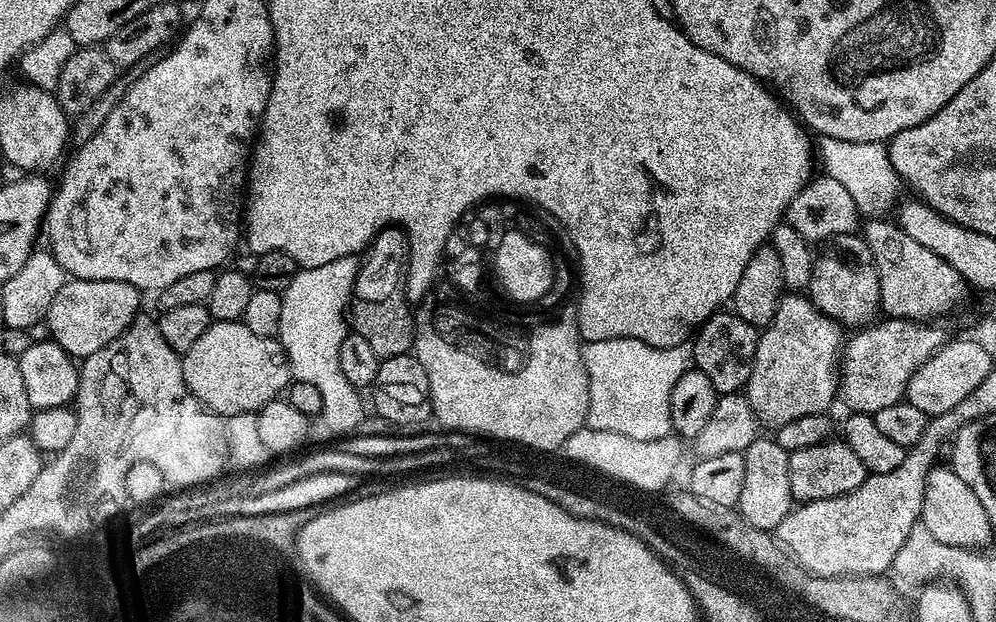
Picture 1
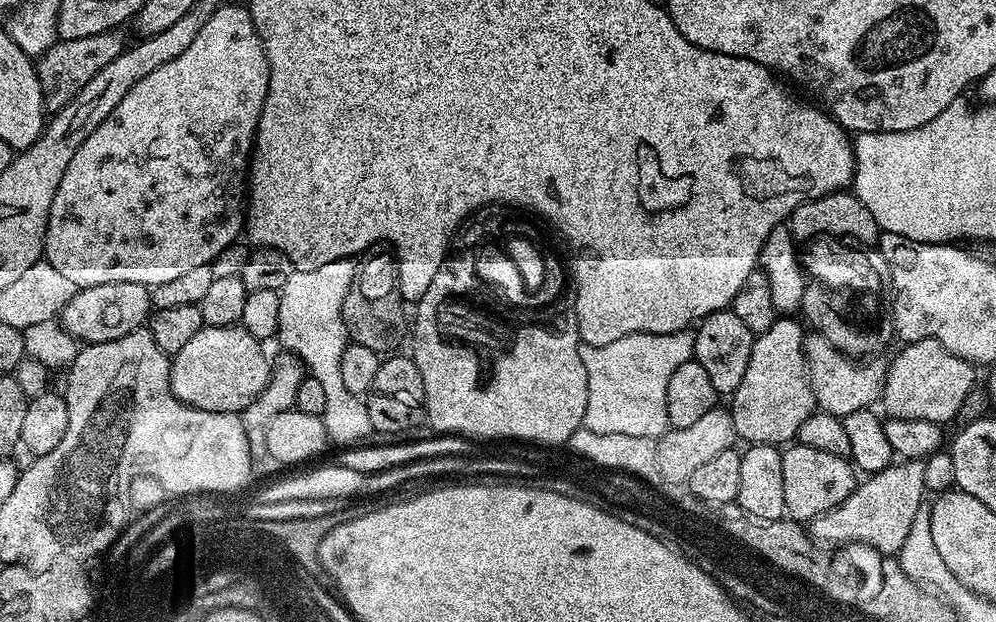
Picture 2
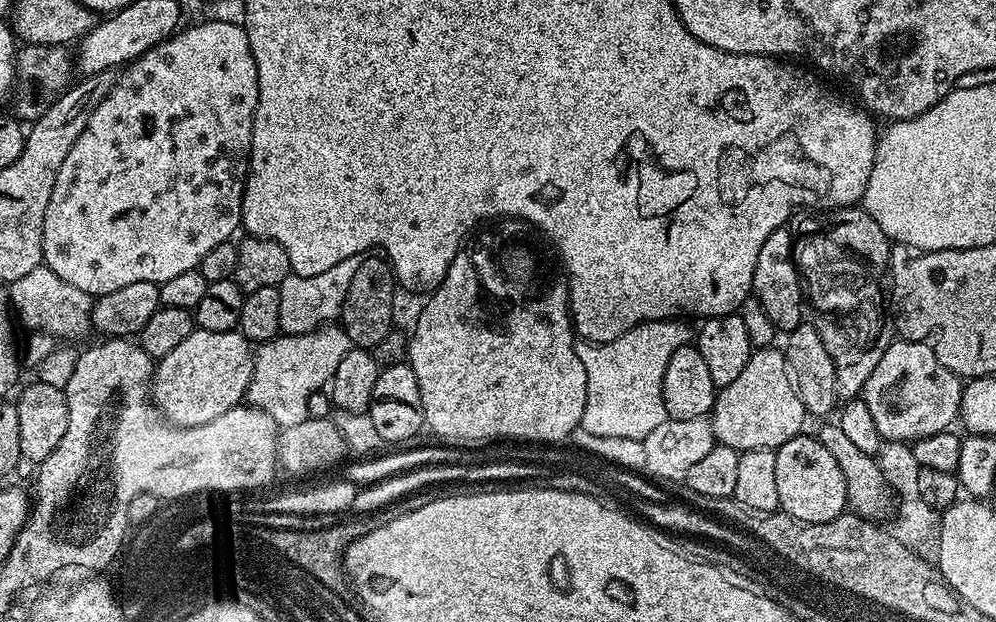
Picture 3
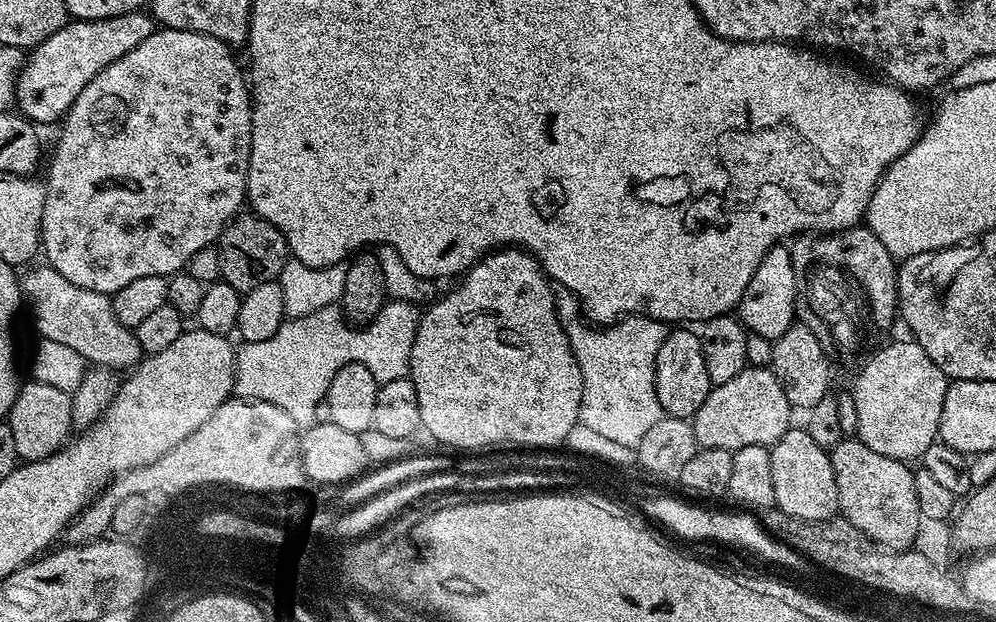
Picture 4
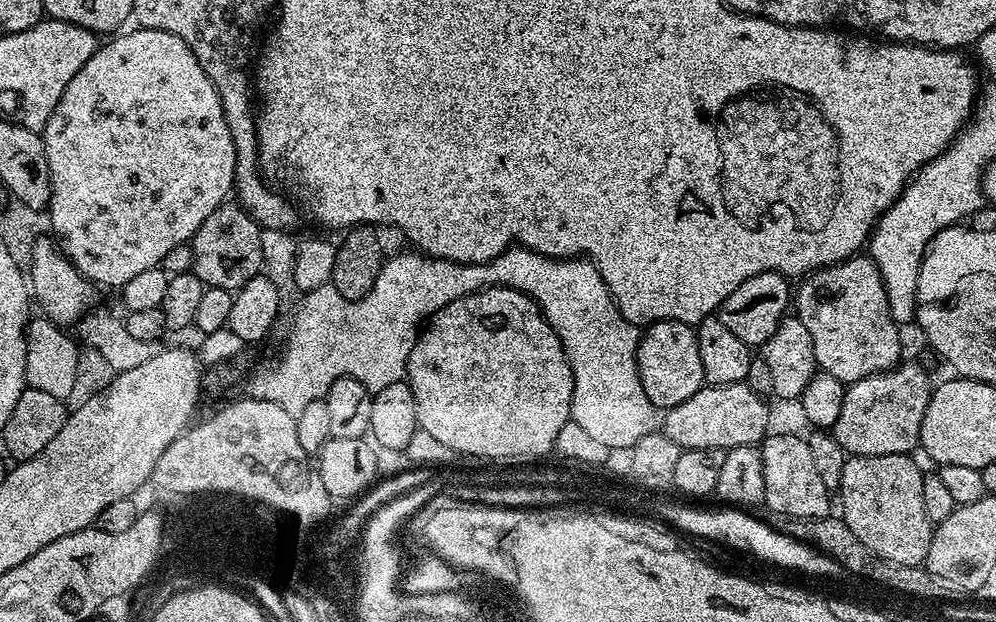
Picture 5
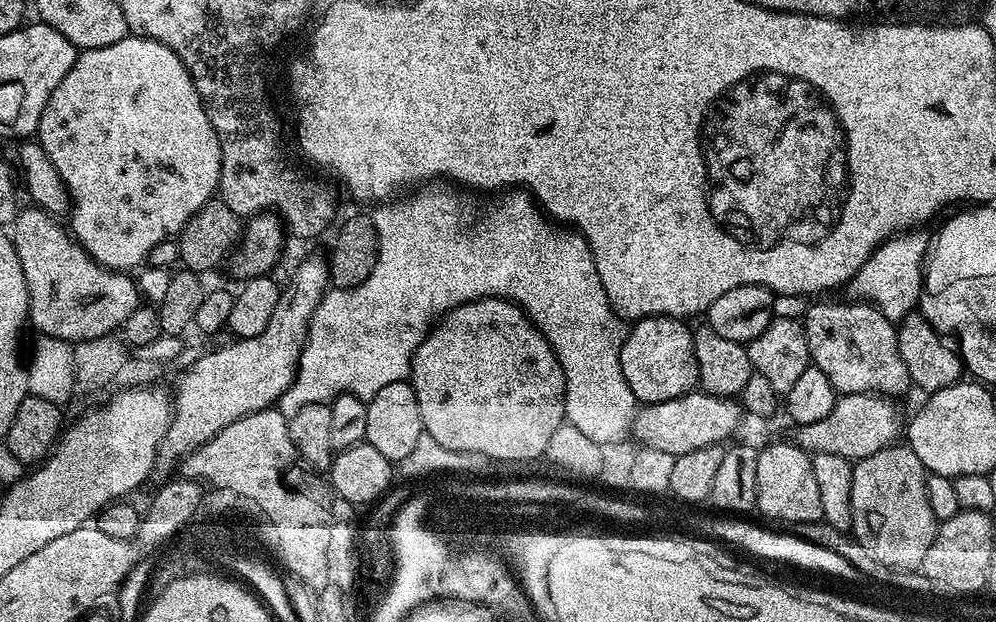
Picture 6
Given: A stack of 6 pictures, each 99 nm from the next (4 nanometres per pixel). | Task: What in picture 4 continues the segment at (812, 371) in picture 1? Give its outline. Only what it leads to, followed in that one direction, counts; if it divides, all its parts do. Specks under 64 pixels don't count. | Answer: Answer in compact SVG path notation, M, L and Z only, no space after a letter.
M749 366L738 374L738 378L715 385L690 423L700 448L721 448L733 453L742 446L776 444L793 423L792 415L794 409L775 371L771 367Z

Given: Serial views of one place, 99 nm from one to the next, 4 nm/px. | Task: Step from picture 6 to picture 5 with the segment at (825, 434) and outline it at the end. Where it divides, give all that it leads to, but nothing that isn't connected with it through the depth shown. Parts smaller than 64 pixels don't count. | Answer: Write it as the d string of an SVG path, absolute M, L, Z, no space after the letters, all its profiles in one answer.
M901 362L888 372L862 378L845 387L842 414L830 429L832 436L848 456L911 453L911 448L919 445L922 418L932 390L920 364Z

